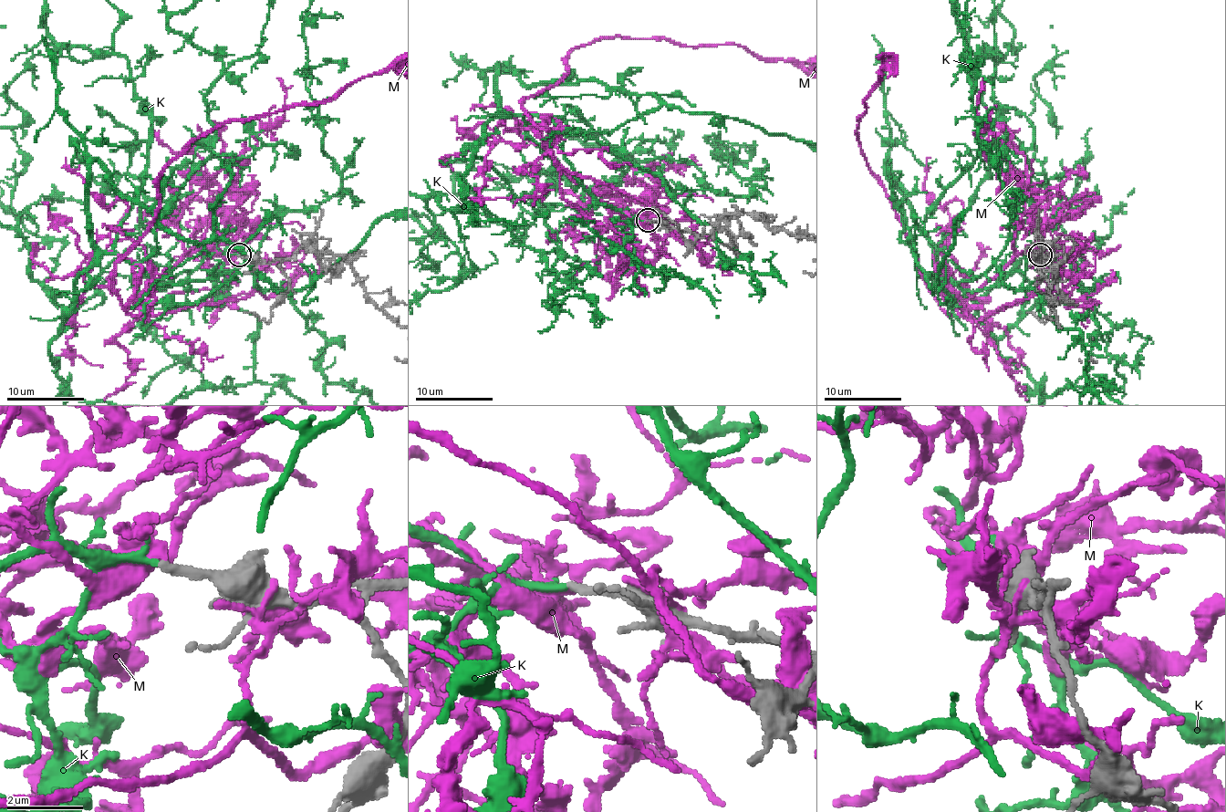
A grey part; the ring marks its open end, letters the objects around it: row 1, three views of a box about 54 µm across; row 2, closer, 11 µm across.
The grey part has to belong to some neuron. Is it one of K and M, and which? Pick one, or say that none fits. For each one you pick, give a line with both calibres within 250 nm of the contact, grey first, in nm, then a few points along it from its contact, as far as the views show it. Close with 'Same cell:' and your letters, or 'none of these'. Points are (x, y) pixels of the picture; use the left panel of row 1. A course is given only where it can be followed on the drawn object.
K: 220 nm thick on the grey side, 220 nm on the other; it runs (238, 256), (154, 291), (92, 239), (90, 163), (166, 231), (228, 241), (296, 293)
Same cell: K

